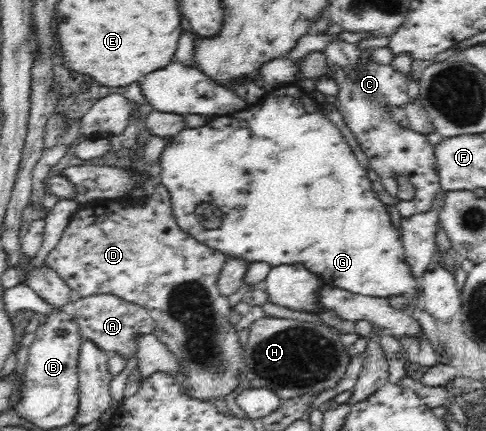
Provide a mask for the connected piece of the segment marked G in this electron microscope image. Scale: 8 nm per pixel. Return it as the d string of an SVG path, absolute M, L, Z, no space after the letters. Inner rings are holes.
M281 85L268 92L263 100L252 104L242 112L228 115L226 118L214 120L212 126L203 125L194 130L182 130L180 134L172 135L165 144L160 156L161 184L166 185L172 193L172 204L175 205L175 215L185 231L191 232L196 239L212 248L226 253L230 257L244 260L268 262L272 267L280 264L304 264L308 269L322 276L331 287L340 287L344 290L366 296L378 296L382 298L402 297L406 300L421 301L423 296L420 287L421 278L414 273L408 263L408 257L398 228L392 224L389 209L374 193L374 183L368 179L367 170L358 162L350 144L340 134L338 127L330 119L324 116L323 102L314 98L312 94L306 94L300 86ZM200 201L214 203L223 212L222 226L218 230L206 230L200 224L195 214L195 206Z

